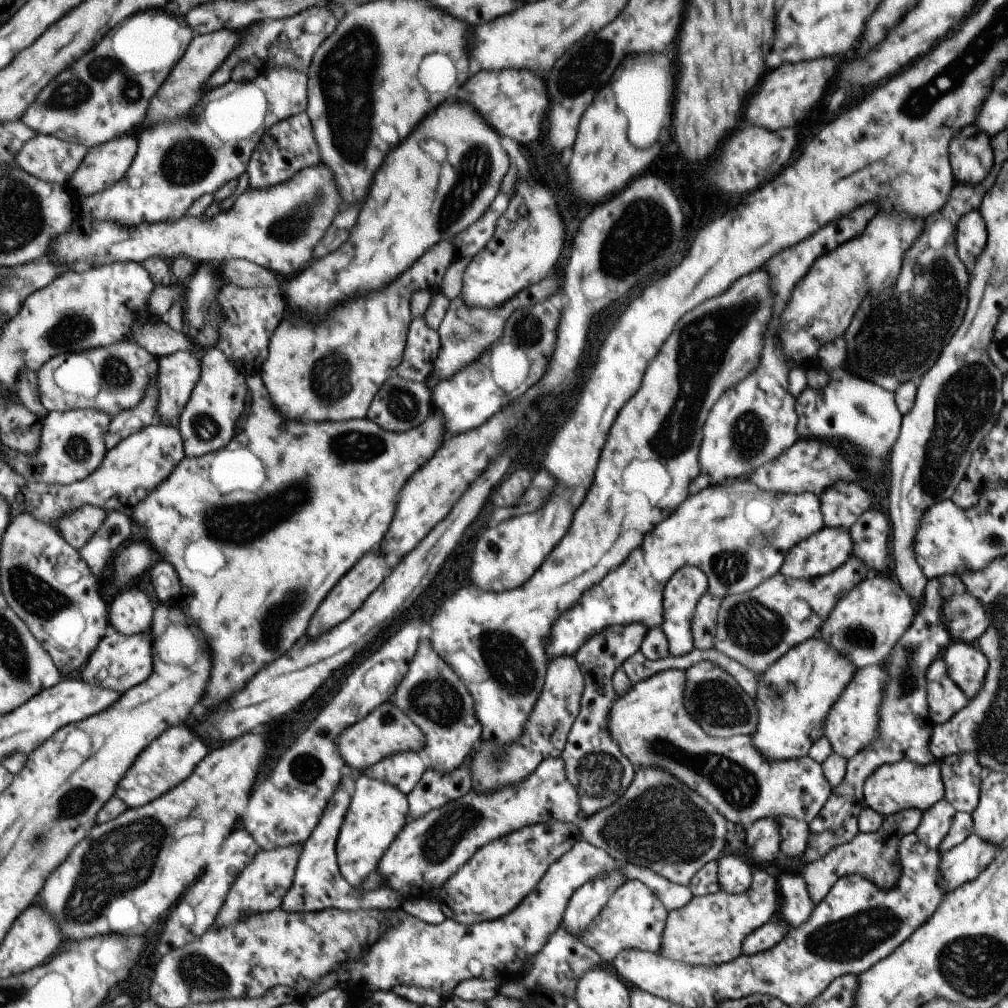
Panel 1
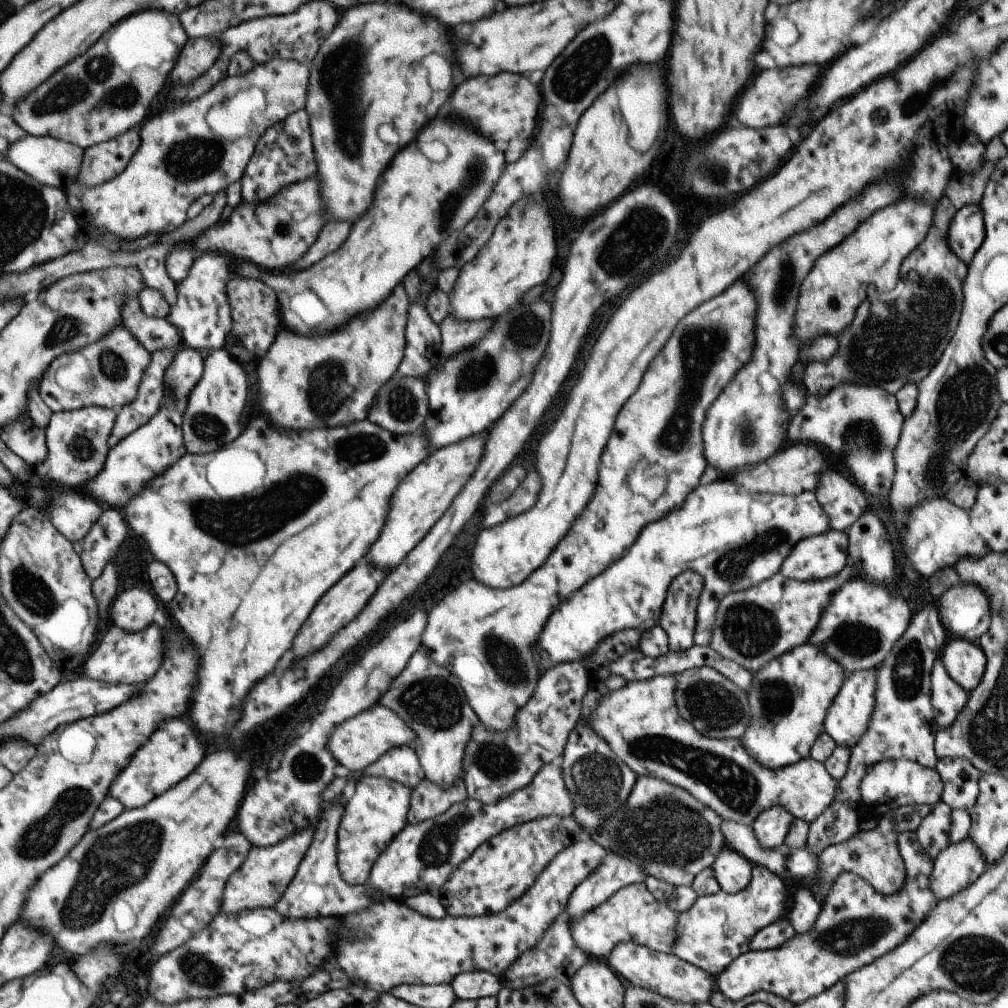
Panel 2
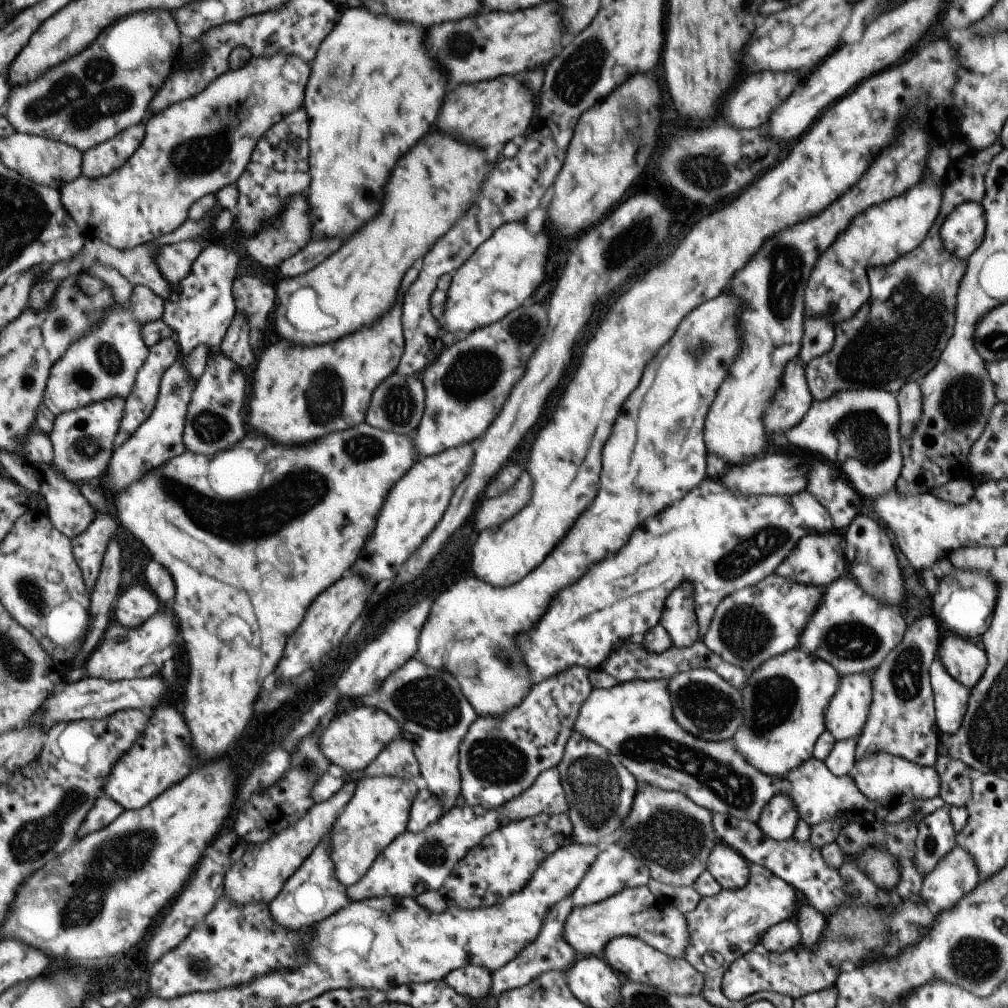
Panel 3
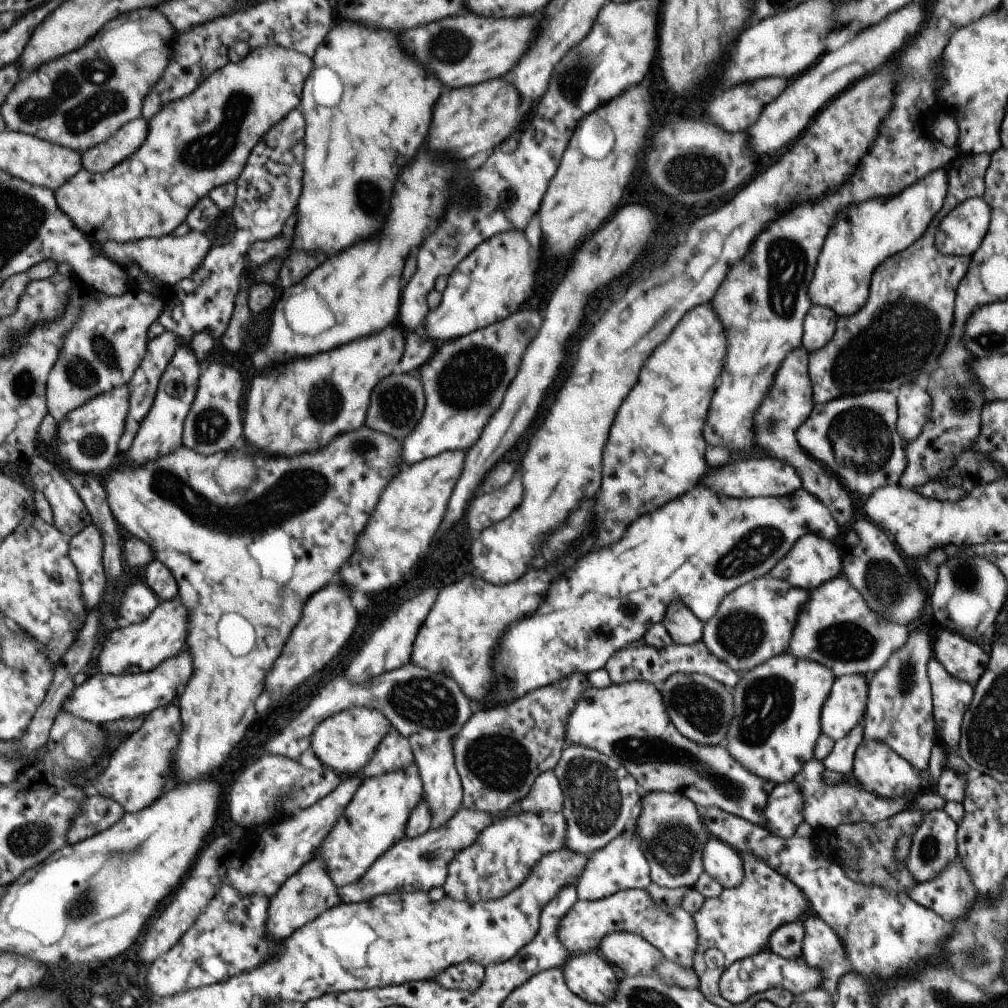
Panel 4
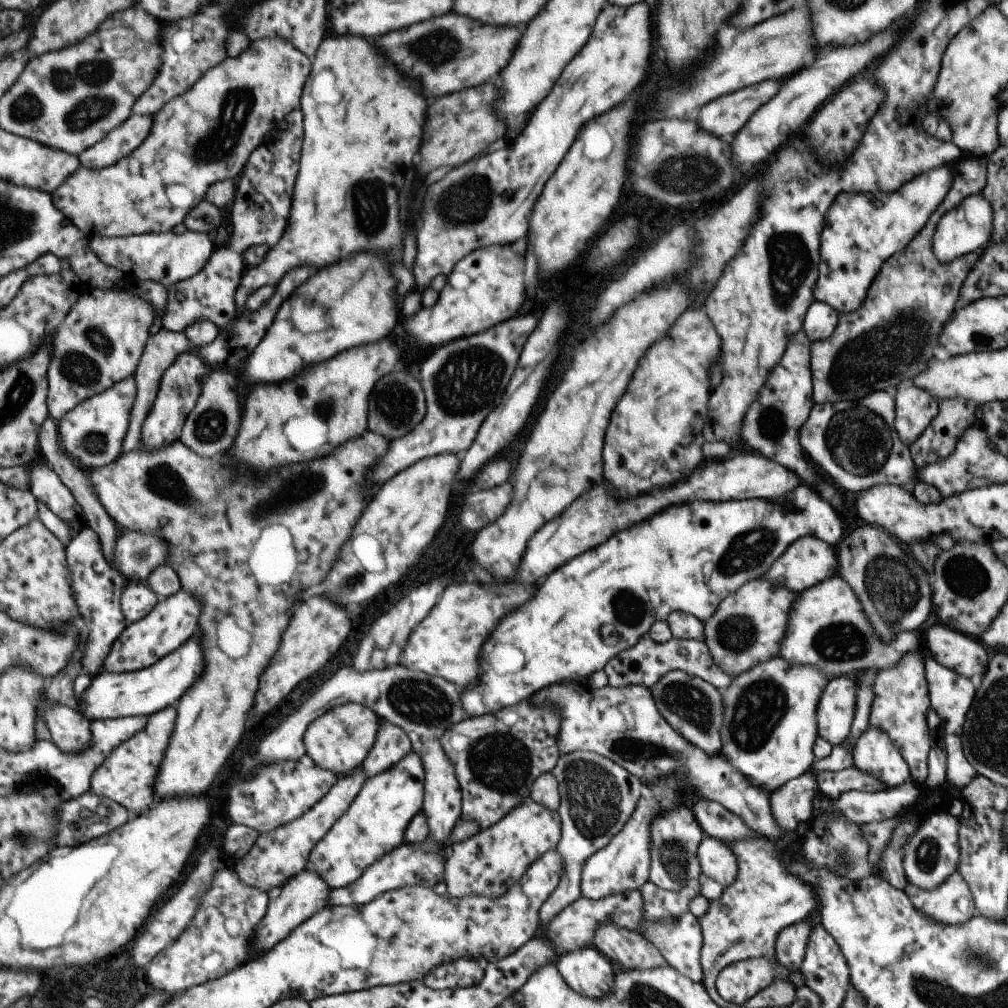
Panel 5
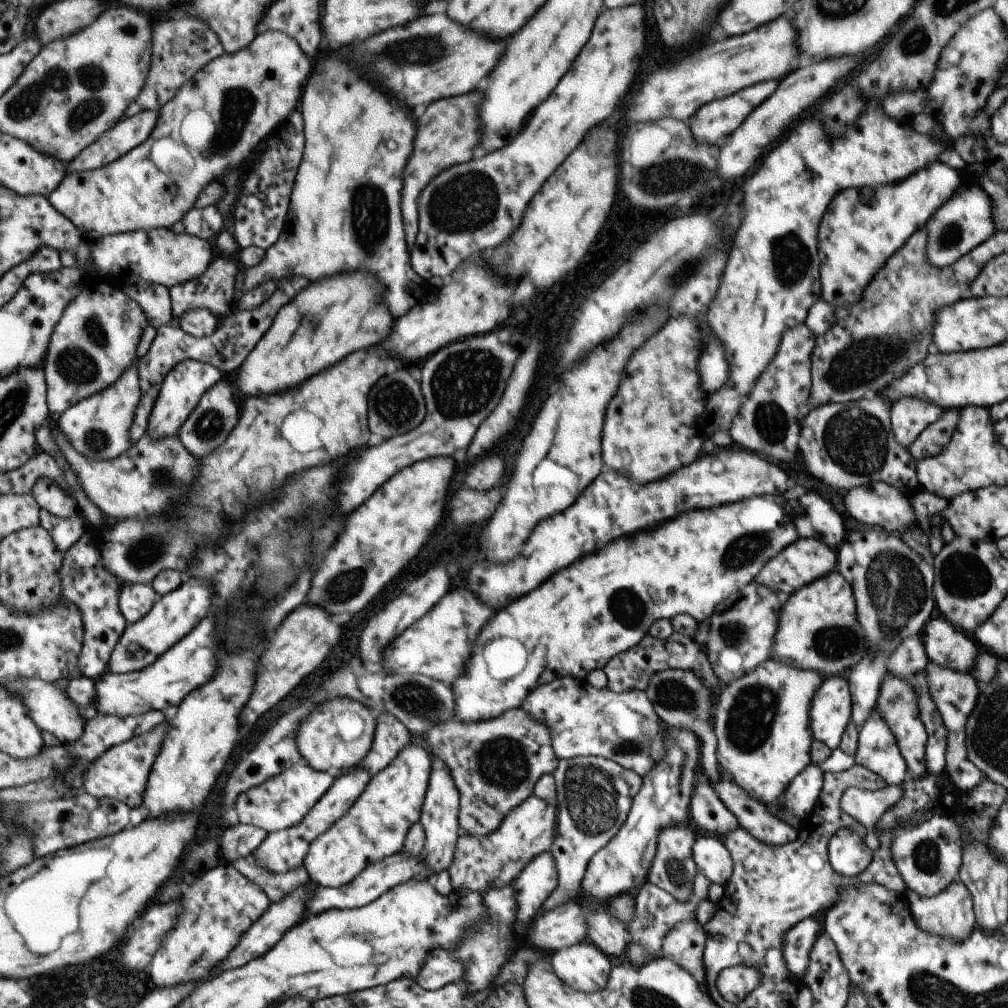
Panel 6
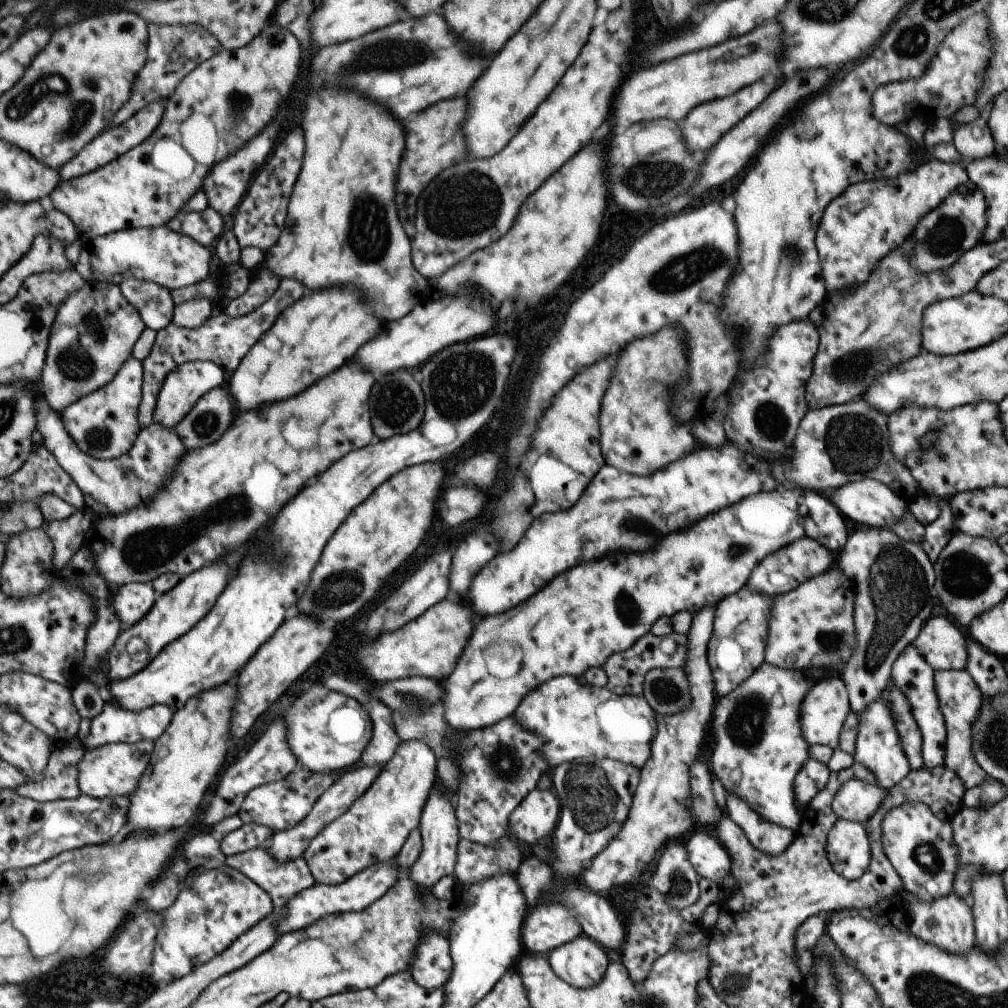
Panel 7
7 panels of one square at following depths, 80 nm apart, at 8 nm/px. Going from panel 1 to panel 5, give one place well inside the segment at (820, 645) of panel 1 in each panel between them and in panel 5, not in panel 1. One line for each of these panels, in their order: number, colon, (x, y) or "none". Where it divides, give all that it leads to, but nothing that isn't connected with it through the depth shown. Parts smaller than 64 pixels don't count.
2: (788, 697)
3: (784, 699)
4: (776, 704)
5: (769, 725)

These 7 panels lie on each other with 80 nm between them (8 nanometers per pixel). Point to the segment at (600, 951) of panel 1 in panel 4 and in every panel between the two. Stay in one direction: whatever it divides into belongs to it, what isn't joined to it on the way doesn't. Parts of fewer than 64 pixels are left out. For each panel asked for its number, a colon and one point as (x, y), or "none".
2: (631, 914)
3: (634, 912)
4: (670, 930)

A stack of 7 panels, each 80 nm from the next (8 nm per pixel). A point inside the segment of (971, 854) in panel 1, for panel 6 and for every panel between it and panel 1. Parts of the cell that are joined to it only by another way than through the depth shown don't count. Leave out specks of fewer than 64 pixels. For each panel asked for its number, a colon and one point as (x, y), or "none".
2: (956, 866)
3: (955, 873)
4: (950, 893)
5: (949, 903)
6: (948, 914)

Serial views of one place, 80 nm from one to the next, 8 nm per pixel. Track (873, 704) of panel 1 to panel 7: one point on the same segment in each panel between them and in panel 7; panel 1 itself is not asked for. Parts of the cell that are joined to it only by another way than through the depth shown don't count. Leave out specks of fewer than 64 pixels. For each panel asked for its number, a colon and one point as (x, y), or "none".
2: (848, 715)
3: (844, 717)
4: (844, 706)
5: (835, 709)
6: (829, 713)
7: (822, 711)

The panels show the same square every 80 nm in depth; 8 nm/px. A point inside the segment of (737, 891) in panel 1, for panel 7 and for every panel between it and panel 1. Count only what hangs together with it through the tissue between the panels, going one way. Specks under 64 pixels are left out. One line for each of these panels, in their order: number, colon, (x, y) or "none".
2: (731, 870)
3: (730, 870)
4: (721, 862)
5: (717, 862)
6: (711, 858)
7: (707, 856)

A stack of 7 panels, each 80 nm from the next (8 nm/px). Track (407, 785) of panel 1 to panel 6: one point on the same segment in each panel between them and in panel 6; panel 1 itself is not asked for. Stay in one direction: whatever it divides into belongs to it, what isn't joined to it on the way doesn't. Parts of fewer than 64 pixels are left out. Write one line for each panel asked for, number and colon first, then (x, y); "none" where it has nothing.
2: (401, 764)
3: (398, 759)
4: (395, 753)
5: (393, 745)
6: (392, 736)

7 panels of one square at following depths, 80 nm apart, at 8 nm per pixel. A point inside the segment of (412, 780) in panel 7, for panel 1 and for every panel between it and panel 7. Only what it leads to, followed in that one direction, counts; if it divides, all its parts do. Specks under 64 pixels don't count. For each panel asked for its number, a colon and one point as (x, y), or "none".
1: (378, 811)
2: (377, 812)
3: (378, 812)
4: (376, 819)
5: (375, 823)
6: (375, 827)

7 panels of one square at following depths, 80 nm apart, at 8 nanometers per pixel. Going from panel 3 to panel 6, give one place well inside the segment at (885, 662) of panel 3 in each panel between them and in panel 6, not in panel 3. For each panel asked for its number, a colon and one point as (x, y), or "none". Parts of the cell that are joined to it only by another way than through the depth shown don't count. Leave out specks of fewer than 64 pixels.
4: (898, 713)
5: (899, 705)
6: (896, 703)

